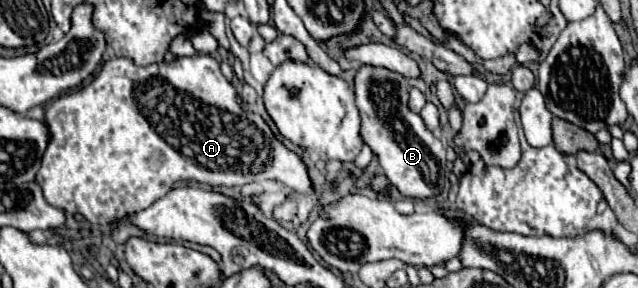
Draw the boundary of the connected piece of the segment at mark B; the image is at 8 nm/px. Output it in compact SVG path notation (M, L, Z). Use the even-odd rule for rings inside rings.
M361 66L355 74L355 106L361 114L361 140L377 156L383 174L405 196L431 198L437 196L447 184L445 148L425 128L419 114L409 108L409 84L407 80L381 66Z

